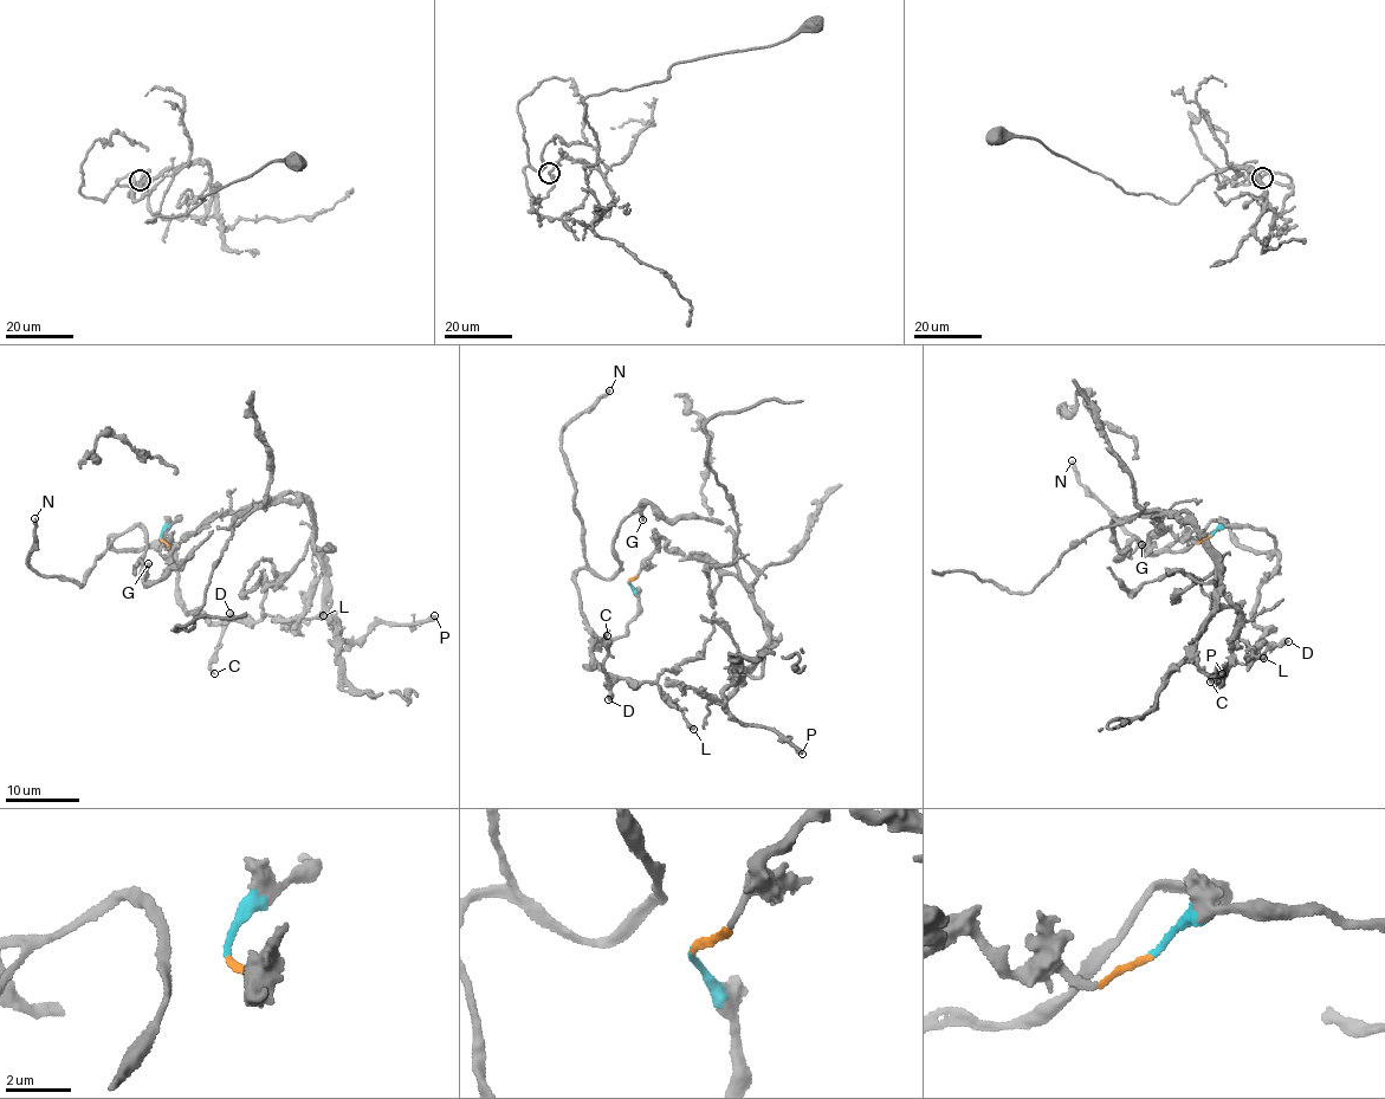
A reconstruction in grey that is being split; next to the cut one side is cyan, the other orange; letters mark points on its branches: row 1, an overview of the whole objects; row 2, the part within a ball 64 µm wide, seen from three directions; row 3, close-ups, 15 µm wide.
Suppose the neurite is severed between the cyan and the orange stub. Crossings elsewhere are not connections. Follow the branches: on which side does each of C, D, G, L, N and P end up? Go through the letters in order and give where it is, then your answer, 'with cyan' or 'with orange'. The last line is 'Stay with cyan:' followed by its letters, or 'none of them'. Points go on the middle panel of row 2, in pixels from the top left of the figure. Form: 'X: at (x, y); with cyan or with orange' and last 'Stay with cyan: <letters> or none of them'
C: at (607, 635); with cyan
D: at (608, 699); with cyan
G: at (642, 519); with cyan
L: at (693, 729); with cyan
N: at (609, 390); with cyan
P: at (802, 754); with orange
Stay with cyan: C, D, G, L, N

